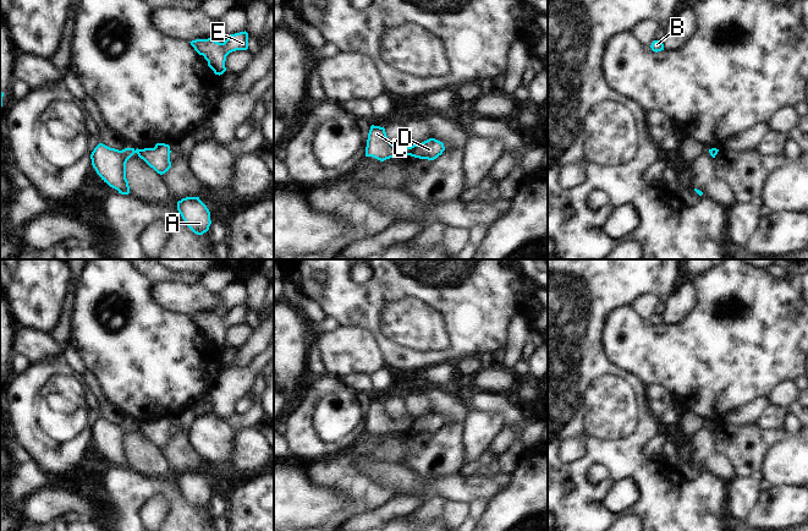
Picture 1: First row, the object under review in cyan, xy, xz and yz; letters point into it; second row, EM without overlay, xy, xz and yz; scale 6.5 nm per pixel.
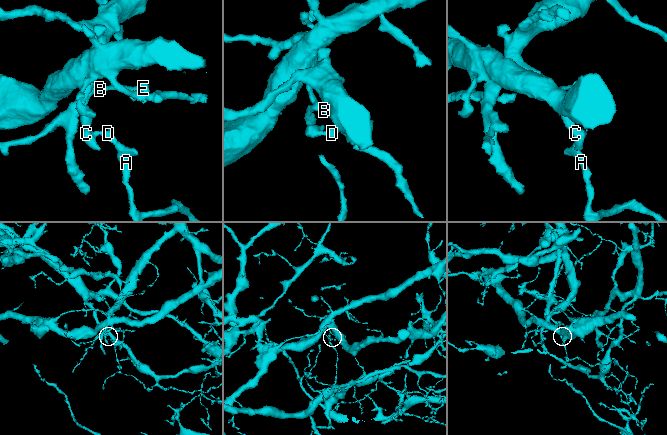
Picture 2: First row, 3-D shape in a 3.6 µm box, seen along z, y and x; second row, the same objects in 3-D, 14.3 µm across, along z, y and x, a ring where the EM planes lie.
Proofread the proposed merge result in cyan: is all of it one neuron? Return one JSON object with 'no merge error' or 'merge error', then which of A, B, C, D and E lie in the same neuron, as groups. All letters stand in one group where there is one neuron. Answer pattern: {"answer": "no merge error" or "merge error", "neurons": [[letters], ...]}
{"answer": "merge error", "neurons": [["A", "D"], ["B", "C", "E"]]}

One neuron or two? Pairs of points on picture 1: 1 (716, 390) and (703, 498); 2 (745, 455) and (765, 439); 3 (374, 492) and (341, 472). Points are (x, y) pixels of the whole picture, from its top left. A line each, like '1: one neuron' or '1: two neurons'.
1: two neurons
2: one neuron
3: one neuron

